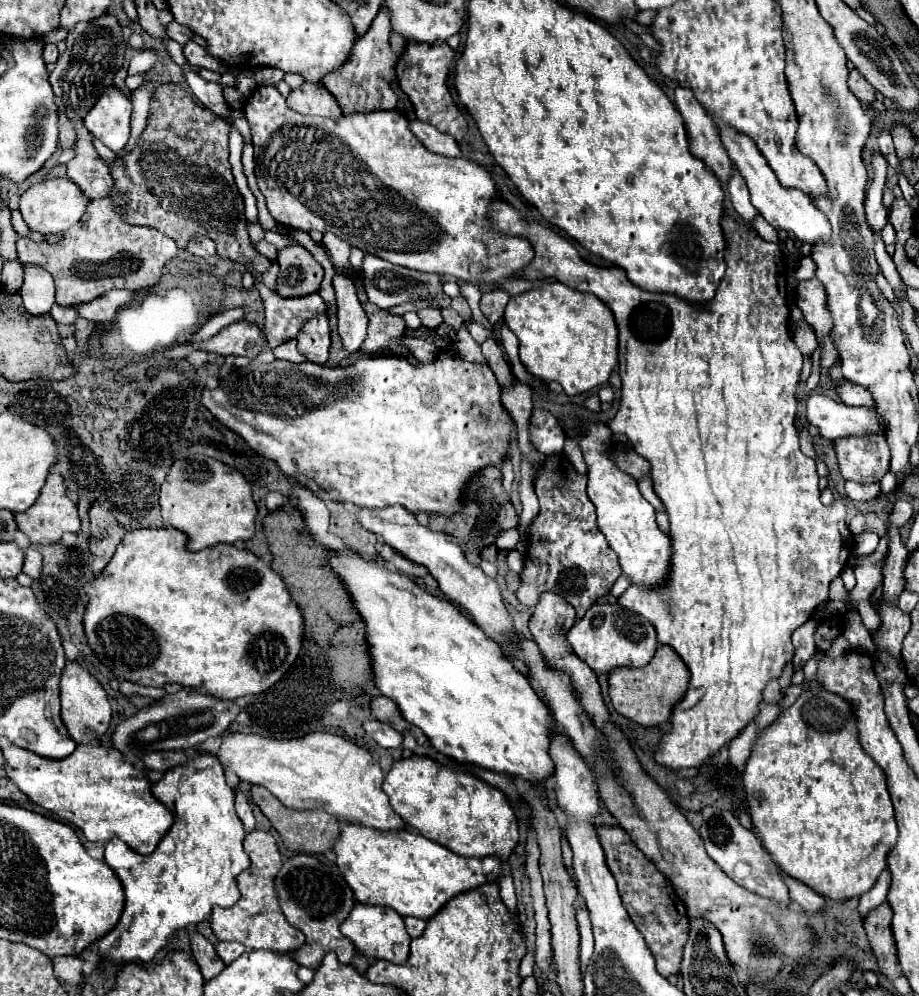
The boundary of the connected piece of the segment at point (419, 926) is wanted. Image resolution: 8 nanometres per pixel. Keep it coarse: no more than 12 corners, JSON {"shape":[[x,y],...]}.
{"shape":[[404,918],[410,938],[422,936],[424,920]]}

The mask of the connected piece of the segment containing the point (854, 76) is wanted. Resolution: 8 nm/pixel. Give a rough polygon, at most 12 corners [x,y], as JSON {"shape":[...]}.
{"shape":[[850,72],[848,86],[864,106],[872,106],[876,90],[860,72]]}

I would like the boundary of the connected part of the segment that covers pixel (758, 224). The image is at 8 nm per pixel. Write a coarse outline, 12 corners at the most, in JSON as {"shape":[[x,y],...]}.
{"shape":[[762,216],[752,222],[758,236],[780,244],[776,232]]}

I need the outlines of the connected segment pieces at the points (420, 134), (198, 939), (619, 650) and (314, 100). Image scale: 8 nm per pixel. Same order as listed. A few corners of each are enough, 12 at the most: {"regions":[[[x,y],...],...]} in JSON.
{"regions":[[[408,122],[410,132],[434,154],[456,158],[460,148],[432,124]],[[190,934],[192,958],[206,980],[224,968],[202,934]],[[594,604],[568,630],[594,672],[642,668],[656,630],[620,604]],[[304,82],[288,106],[300,114],[342,116],[322,84]]]}

